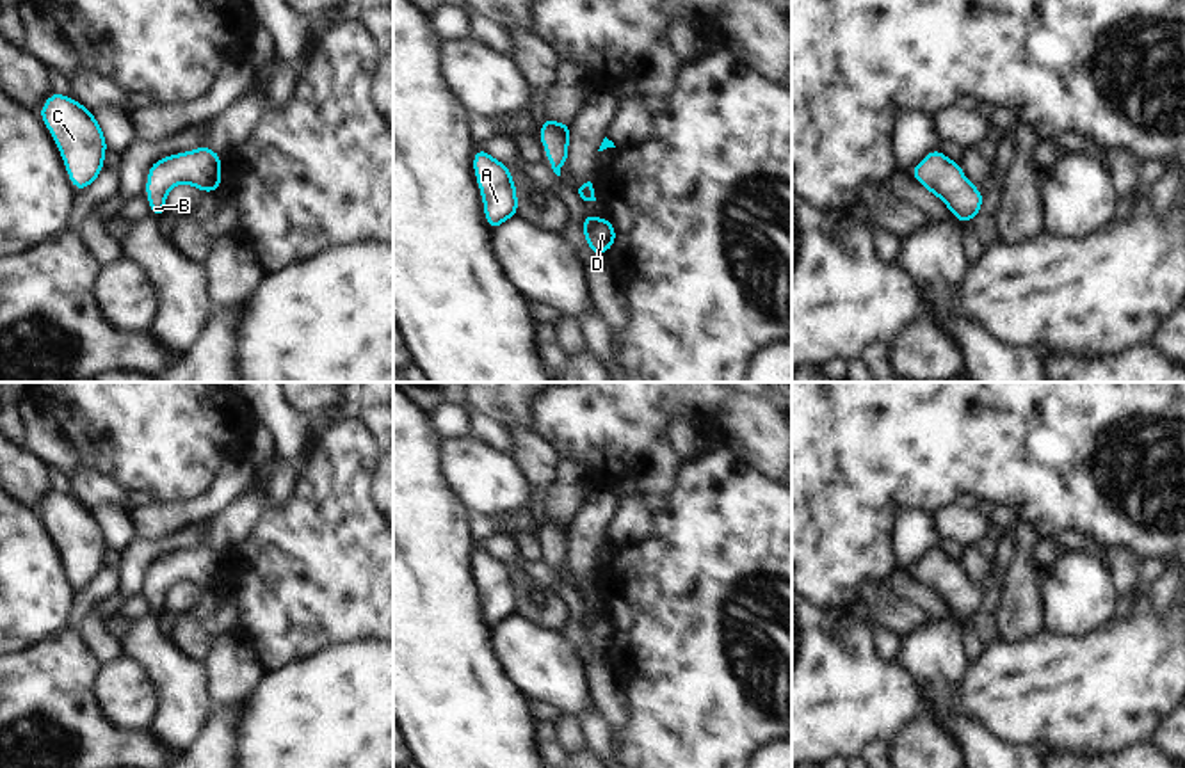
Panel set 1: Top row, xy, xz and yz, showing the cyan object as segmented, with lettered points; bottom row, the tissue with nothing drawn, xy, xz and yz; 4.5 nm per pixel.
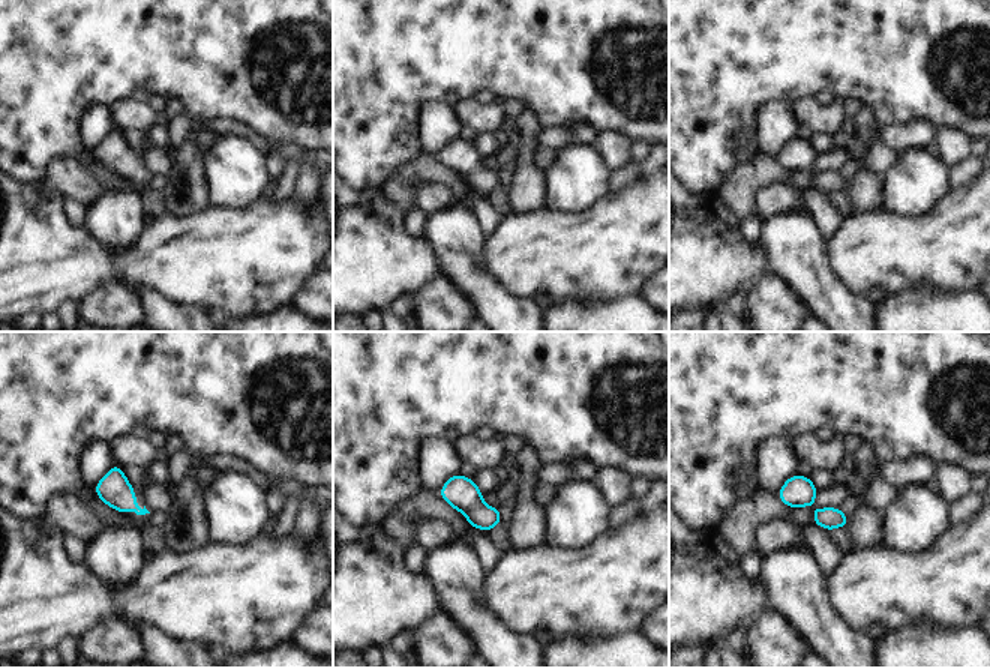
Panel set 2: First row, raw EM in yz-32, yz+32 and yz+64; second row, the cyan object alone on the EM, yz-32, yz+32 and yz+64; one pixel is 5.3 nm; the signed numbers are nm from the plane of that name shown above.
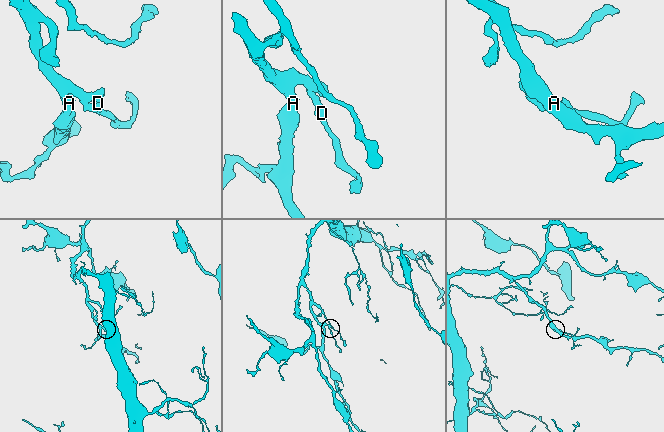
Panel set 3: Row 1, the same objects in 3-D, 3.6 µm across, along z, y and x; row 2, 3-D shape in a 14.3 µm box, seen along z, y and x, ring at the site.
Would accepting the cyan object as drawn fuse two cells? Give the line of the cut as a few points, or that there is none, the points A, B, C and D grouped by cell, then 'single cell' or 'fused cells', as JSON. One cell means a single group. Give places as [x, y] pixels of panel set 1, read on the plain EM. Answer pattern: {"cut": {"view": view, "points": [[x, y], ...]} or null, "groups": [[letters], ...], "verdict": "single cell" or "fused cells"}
{"cut": null, "groups": [["A", "B", "C", "D"]], "verdict": "single cell"}

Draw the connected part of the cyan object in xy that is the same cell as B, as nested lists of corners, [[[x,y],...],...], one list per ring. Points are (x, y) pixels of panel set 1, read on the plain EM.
[[[206,544],[157,558],[148,569],[146,581],[151,613],[160,617],[165,612],[165,592],[178,581],[189,581],[201,590],[217,590],[221,587],[221,560],[222,555]]]

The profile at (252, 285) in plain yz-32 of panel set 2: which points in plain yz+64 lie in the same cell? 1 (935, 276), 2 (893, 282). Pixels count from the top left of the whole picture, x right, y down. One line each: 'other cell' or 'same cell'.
1: same cell
2: same cell

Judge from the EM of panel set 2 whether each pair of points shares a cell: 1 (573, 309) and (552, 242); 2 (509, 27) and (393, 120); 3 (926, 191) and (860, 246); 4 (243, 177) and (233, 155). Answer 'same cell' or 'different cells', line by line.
1: different cells
2: same cell
3: different cells
4: same cell

